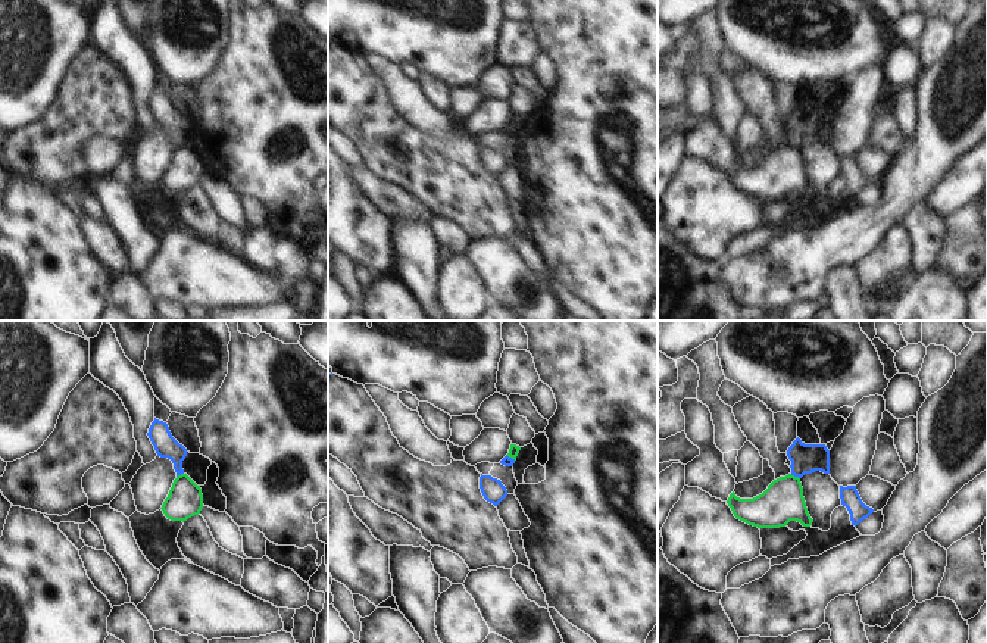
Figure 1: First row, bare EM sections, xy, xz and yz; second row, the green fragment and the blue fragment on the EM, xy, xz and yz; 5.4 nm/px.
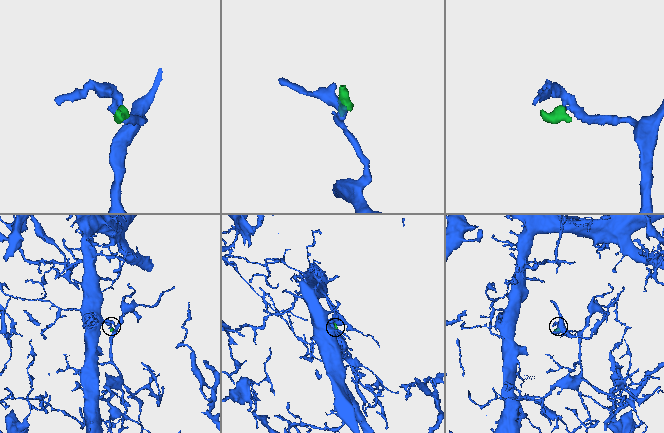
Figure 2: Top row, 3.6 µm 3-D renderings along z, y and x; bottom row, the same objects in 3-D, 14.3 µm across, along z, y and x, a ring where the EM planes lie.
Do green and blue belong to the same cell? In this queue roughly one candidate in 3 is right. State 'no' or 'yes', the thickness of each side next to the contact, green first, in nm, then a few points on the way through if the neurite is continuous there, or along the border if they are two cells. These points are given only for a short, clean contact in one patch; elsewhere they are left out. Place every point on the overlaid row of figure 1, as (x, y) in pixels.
no; calibres 220 and 160 nm; border yz (790, 474), (799, 478)

